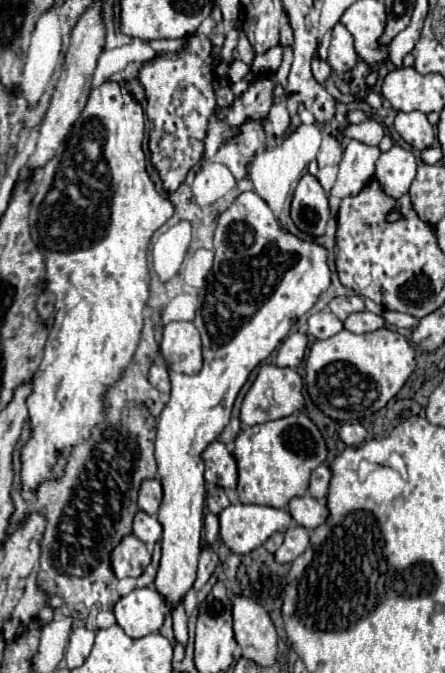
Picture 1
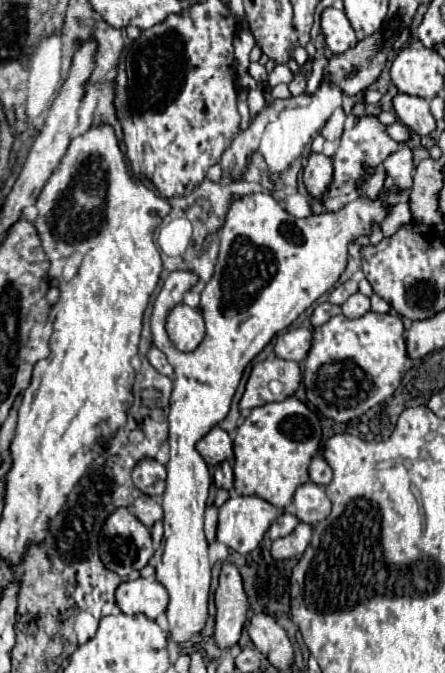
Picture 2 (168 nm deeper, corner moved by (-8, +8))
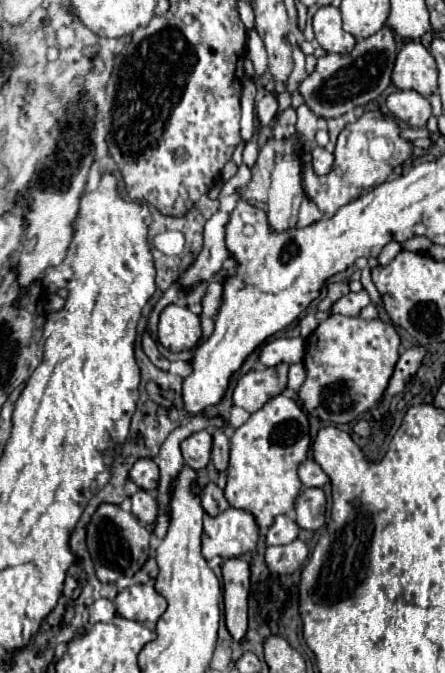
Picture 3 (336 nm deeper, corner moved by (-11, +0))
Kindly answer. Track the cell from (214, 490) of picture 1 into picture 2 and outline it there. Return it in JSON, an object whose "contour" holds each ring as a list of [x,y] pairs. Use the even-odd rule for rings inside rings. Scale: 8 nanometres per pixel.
{"contour":[[[229,461],[221,463],[221,465],[215,469],[213,479],[215,479],[215,485],[217,485],[217,487],[231,491],[231,489],[233,489],[233,483],[235,483],[235,477],[233,477],[233,463],[229,463]]]}

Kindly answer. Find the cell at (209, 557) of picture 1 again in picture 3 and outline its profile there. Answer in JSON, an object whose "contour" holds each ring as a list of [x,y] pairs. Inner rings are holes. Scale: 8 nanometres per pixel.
{"contour":[[[208,483],[202,491],[202,507],[208,515],[218,515],[222,511],[226,511],[230,505],[222,495],[222,489],[216,483]]]}

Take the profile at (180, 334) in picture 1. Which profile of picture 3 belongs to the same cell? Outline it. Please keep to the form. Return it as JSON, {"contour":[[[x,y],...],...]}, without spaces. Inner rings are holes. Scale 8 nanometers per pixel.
{"contour":[[[172,303],[162,309],[158,321],[158,341],[172,353],[188,351],[202,337],[200,317],[186,305]]]}

